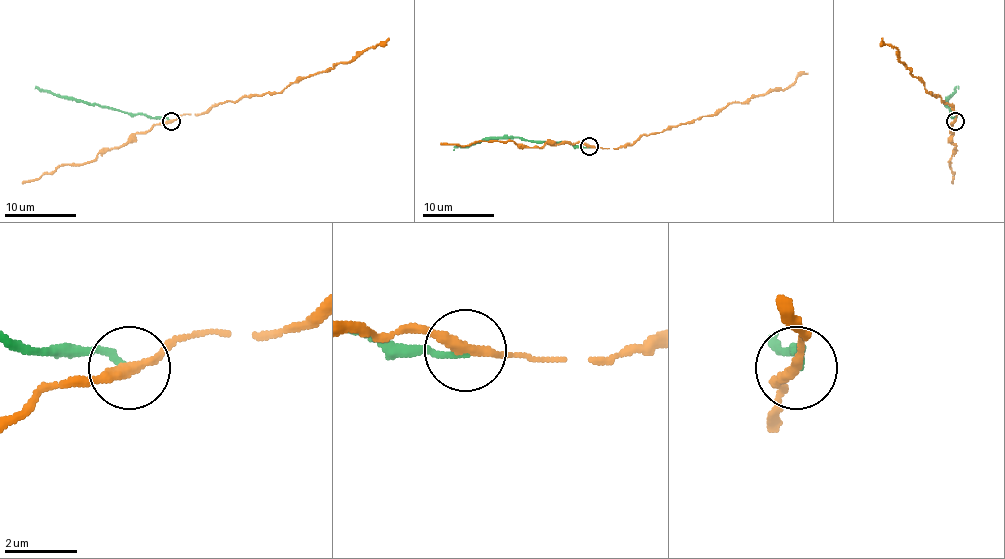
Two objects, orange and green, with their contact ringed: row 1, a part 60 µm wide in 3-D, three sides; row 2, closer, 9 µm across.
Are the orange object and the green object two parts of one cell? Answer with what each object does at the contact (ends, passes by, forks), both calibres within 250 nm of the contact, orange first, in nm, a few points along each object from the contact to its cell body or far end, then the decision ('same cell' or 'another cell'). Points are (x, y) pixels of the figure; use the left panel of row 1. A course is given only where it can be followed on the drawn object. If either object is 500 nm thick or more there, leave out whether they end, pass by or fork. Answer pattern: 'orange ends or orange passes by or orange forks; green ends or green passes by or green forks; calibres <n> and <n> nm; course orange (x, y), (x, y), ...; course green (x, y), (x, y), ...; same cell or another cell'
orange passes by; green ends; calibres 280 and 160 nm; course orange (171, 121), (244, 96), (280, 93), (314, 73), (350, 62), (389, 39); course green (171, 121), (76, 102), (39, 91), (35, 85); another cell

